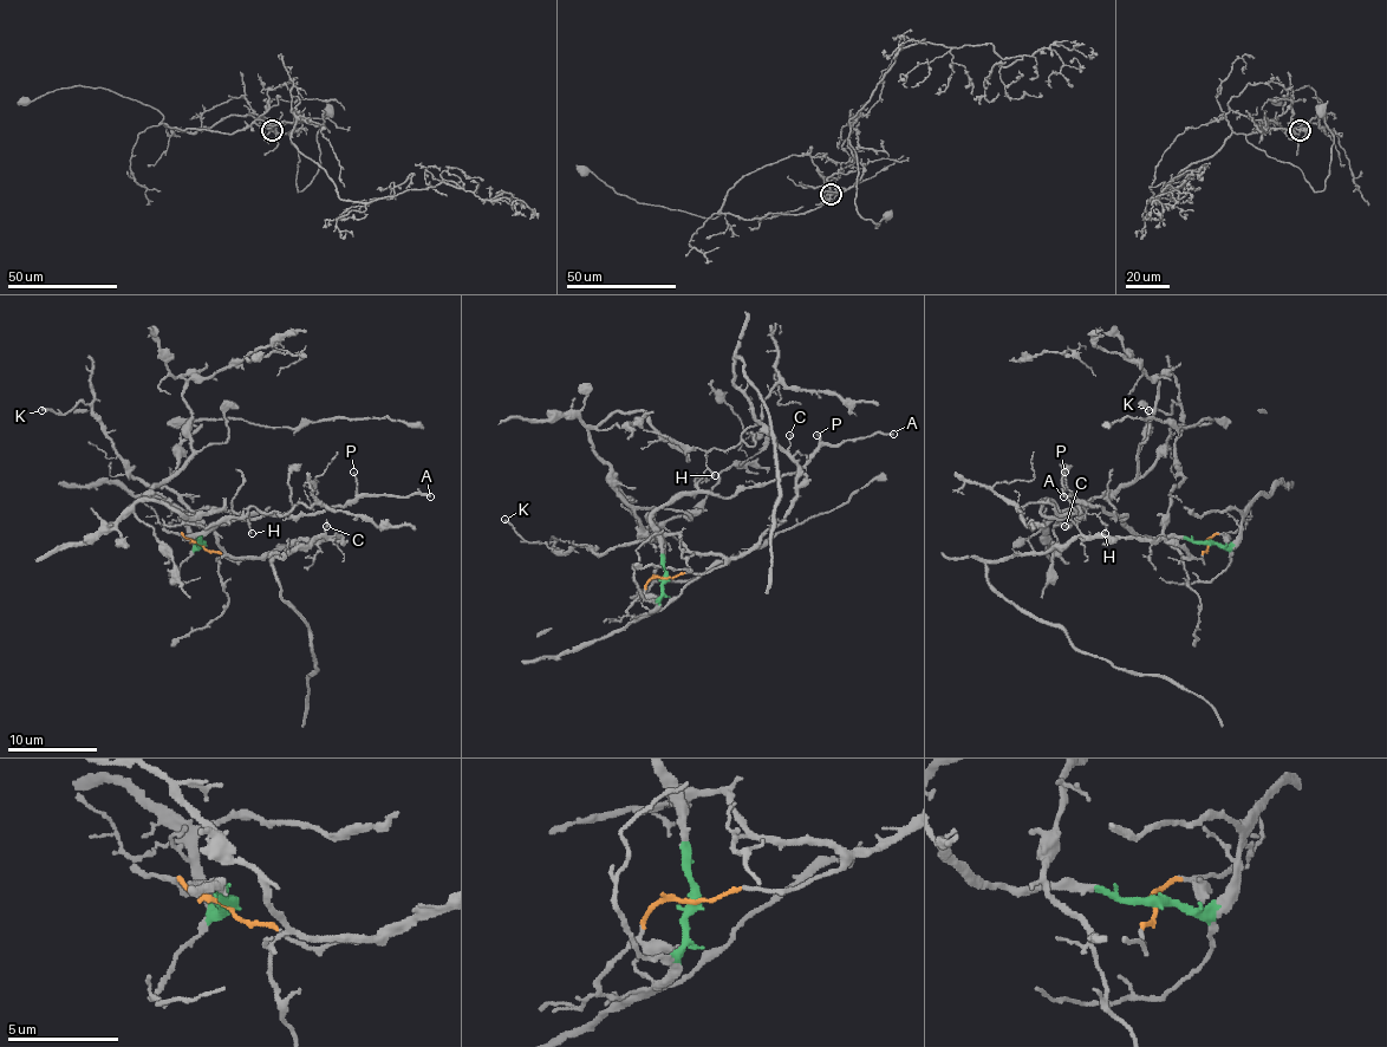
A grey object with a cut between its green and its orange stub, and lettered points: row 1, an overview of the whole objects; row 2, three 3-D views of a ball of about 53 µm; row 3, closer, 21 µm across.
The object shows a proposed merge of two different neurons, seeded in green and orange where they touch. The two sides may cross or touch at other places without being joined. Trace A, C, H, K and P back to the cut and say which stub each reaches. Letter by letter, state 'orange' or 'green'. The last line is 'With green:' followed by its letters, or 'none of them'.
A: green
C: orange
H: green
K: orange
P: green
With green: A, H, P

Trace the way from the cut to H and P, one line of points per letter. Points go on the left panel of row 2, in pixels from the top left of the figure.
H: (202, 542), (199, 538), (187, 538), (227, 522), (241, 512), (252, 534)
P: (202, 542), (199, 538), (187, 538), (222, 522), (272, 514), (304, 515), (345, 505), (355, 495), (355, 472)

